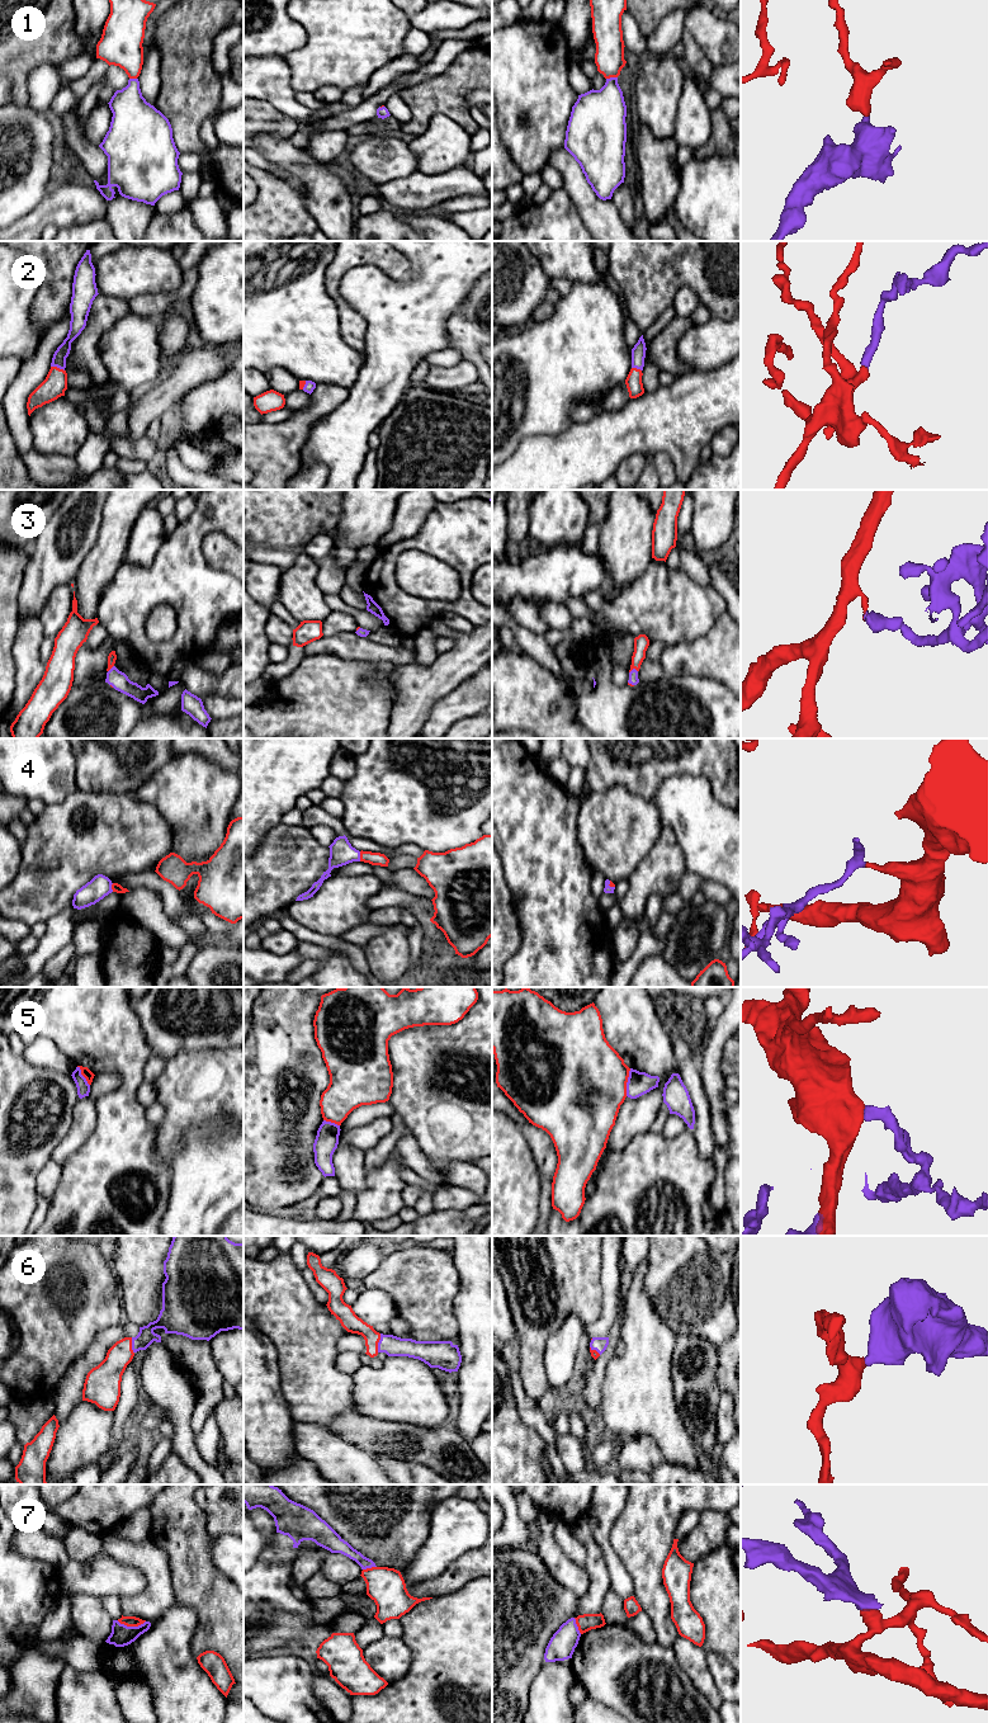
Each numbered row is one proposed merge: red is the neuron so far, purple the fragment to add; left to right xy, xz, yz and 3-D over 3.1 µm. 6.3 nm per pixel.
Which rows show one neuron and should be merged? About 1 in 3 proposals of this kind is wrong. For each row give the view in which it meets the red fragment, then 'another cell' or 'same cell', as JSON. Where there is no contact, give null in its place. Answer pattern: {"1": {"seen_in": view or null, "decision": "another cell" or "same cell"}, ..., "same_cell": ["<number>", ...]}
{"1": {"seen_in": "yz", "decision": "same cell"}, "2": {"seen_in": "xy", "decision": "same cell"}, "3": {"seen_in": "yz", "decision": "same cell"}, "4": {"seen_in": "xz", "decision": "same cell"}, "5": {"seen_in": "yz", "decision": "another cell"}, "6": {"seen_in": "xz", "decision": "same cell"}, "7": {"seen_in": "xy", "decision": "another cell"}, "same_cell": ["1", "2", "3", "4", "6"]}

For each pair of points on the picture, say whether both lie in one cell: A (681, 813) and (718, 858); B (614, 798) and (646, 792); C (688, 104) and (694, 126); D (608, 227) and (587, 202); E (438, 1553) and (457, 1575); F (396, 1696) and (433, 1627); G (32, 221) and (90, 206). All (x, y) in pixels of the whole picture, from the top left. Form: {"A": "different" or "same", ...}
{"A": "same", "B": "different", "C": "same", "D": "same", "E": "different", "F": "same", "G": "same"}

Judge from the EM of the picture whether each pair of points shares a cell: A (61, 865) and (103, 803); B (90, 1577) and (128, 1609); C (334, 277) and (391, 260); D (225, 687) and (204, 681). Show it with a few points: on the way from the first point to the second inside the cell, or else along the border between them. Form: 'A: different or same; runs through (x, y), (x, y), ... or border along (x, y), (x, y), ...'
A: same; runs through (71, 850), (103, 818)
B: different; border along (145, 1580), (145, 1587), (140, 1592), (119, 1598)
C: same; runs through (346, 262), (351, 256), (376, 256)
D: same; runs through (220, 684), (209, 684)

